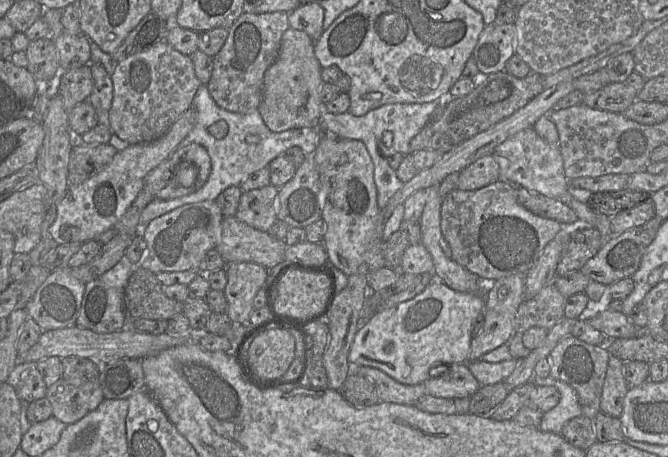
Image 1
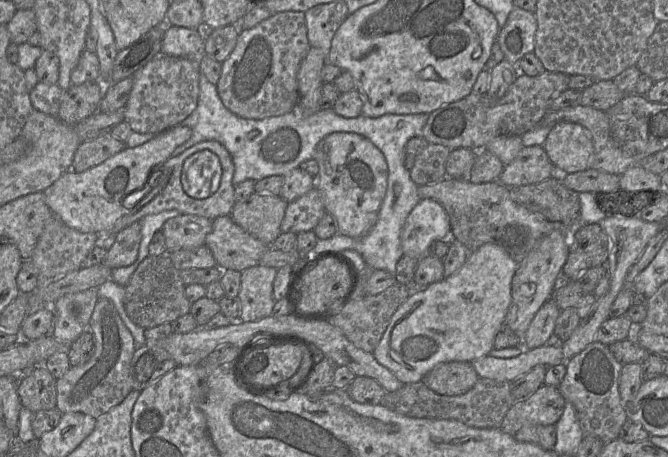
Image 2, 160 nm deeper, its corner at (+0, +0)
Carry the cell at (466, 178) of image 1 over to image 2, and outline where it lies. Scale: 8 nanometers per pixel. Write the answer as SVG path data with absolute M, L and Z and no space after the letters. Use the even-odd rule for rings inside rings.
M528 146L507 165L497 182L508 188L536 184L557 175L542 146Z

